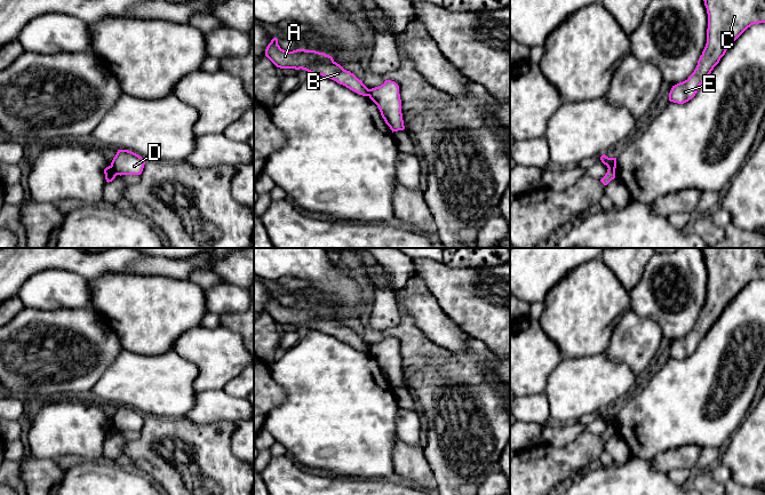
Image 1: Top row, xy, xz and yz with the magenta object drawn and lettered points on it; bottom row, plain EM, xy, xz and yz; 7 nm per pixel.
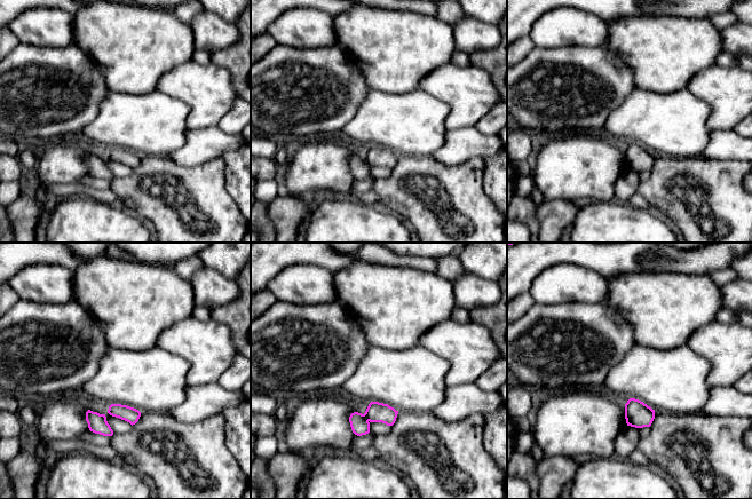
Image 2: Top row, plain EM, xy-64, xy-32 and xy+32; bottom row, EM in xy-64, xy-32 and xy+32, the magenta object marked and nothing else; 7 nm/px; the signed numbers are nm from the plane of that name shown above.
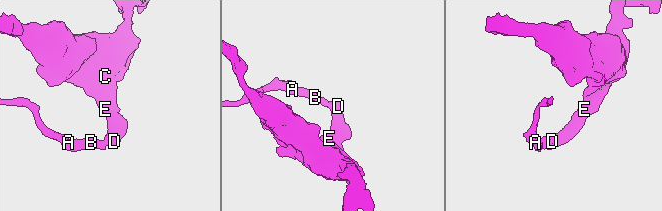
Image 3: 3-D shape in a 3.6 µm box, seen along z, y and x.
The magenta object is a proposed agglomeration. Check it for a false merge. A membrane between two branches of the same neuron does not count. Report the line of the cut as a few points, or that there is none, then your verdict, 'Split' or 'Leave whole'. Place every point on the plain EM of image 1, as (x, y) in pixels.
Split along xy (111, 421), (117, 430). Split

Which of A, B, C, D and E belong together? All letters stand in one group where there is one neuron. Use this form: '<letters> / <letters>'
A B / C D E

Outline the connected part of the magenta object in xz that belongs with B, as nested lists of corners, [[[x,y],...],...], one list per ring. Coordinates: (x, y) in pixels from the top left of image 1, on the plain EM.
[[[273,294],[265,305],[265,312],[280,325],[305,326],[312,330],[320,330],[332,335],[350,346],[369,352],[369,345],[353,329],[344,326],[332,312],[316,306],[296,305],[284,306]]]

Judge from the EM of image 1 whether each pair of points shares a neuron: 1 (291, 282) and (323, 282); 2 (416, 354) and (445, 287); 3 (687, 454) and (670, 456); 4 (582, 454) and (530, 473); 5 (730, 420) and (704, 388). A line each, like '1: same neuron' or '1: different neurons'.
1: different neurons
2: different neurons
3: same neuron
4: same neuron
5: same neuron

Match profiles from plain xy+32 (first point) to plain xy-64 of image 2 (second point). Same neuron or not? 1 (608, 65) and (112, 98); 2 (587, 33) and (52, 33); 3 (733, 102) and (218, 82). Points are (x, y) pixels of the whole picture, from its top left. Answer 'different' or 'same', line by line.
1: different
2: same
3: same

